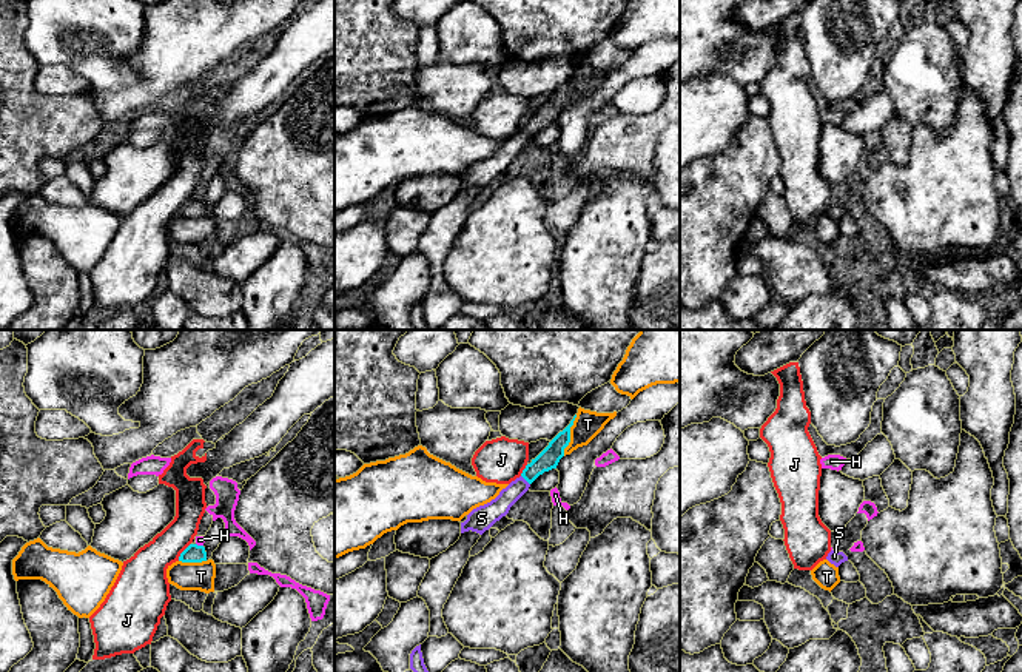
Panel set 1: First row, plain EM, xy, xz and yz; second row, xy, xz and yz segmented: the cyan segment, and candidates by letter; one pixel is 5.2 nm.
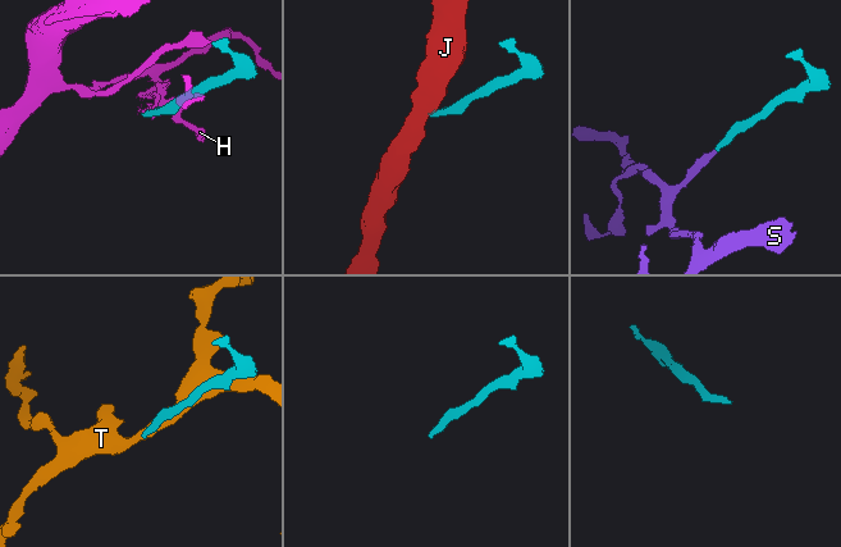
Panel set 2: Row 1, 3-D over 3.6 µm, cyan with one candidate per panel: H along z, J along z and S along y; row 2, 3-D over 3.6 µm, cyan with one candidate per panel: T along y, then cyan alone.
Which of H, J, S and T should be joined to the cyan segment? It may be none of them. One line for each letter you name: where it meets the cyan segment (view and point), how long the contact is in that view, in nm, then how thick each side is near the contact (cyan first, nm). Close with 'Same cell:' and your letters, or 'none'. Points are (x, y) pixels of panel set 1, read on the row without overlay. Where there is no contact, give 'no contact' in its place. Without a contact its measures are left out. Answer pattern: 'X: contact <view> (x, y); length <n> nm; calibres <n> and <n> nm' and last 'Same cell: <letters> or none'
S: contact xz (524, 133); length 70 nm; calibres 110 and 110 nm
Same cell: S

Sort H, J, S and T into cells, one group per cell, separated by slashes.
H / J / S / T

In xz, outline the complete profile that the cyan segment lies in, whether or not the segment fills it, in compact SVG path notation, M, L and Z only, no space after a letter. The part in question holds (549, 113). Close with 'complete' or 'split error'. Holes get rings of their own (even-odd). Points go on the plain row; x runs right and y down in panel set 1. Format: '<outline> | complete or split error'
M577 69L570 79L560 86L549 100L526 120L521 131L512 136L499 150L490 157L473 163L464 177L461 177L461 188L476 186L482 190L496 176L506 171L510 162L529 145L530 139L544 126L556 123L560 114L564 111L564 103L570 97L570 82L573 80Z | split error

